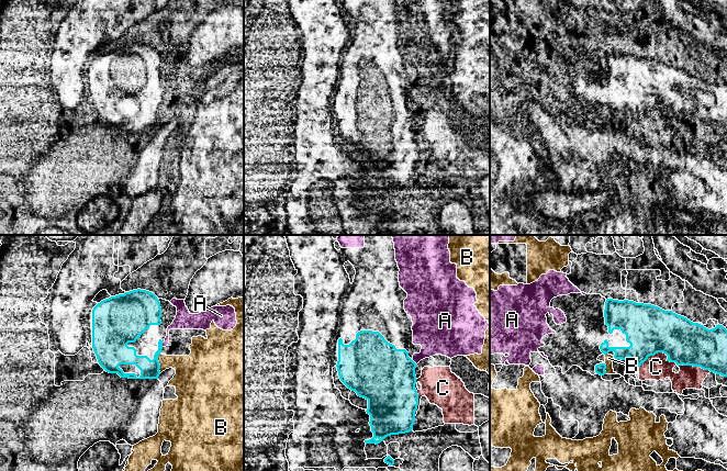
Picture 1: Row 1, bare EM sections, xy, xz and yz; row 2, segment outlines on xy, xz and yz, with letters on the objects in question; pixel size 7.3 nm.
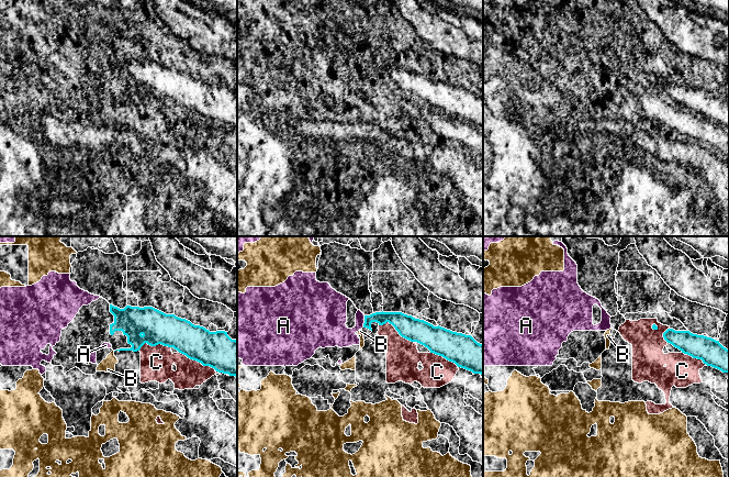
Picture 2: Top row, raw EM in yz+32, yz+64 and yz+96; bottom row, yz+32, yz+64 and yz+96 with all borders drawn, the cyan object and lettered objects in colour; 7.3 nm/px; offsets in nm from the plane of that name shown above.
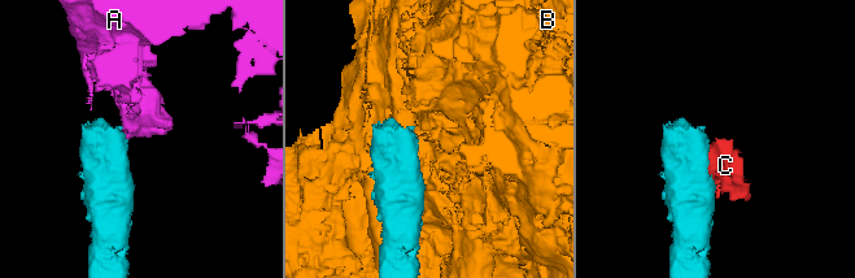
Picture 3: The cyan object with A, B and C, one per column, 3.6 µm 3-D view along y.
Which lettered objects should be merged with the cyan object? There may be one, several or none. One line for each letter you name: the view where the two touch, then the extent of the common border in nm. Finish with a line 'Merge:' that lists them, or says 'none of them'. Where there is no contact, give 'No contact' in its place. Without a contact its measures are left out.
A: Touches cyan in xy. Shared border 30 nm
Merge: A

